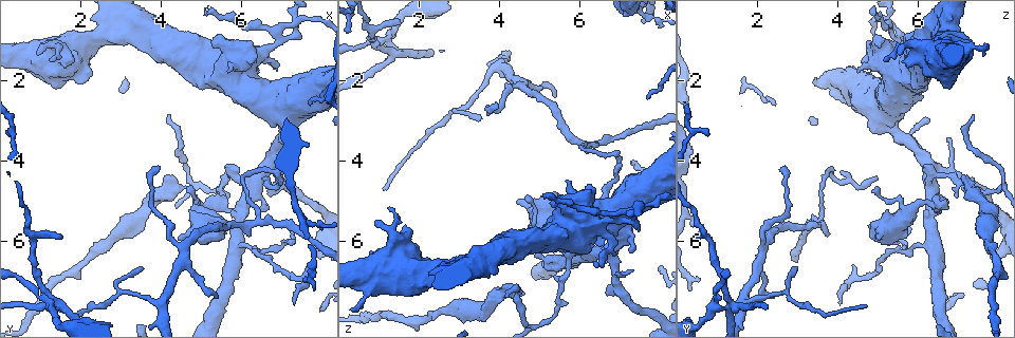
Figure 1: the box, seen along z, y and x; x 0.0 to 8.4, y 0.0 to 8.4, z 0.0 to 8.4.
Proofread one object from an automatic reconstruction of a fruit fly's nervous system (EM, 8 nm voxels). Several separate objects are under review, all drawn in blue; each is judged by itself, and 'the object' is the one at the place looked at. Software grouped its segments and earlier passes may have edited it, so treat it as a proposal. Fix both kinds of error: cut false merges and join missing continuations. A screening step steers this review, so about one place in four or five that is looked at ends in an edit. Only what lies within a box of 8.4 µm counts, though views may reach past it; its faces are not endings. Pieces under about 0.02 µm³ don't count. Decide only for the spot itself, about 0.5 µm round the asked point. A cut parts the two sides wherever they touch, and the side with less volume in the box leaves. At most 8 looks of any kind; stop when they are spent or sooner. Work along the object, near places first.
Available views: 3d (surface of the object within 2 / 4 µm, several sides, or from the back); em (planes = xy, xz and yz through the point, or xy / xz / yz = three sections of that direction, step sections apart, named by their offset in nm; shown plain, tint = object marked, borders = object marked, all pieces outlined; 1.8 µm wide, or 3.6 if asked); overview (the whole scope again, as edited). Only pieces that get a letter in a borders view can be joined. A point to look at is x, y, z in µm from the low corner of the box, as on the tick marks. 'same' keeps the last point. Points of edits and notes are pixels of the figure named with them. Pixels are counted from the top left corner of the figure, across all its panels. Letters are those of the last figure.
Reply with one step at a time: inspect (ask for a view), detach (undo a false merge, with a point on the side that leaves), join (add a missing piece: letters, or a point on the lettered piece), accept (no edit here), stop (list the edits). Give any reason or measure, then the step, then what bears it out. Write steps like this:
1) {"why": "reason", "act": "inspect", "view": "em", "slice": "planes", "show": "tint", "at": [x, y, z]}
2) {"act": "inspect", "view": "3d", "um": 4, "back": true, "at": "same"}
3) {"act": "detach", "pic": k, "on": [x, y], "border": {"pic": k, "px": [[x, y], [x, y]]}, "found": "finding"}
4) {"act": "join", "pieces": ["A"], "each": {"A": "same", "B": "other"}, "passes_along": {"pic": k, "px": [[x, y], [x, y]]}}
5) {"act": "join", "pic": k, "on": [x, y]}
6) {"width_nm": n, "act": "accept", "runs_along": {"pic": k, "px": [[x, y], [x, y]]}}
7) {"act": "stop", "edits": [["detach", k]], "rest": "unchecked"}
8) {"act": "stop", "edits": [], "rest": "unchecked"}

{"why": "free end", "act": "inspect", "view": "em", "um": 3.6, "slice": "yz", "step": 16, "show": "tint", "at": [4.70, 4.65, 7.30]}

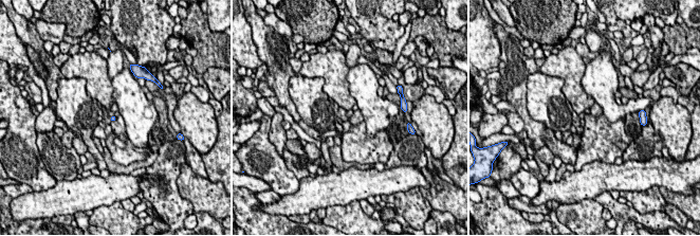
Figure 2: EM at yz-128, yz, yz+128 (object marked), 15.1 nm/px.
{"why": "another direction", "act": "inspect", "view": "em", "um": 3.6, "slice": "planes", "show": "borders", "at": "same"}

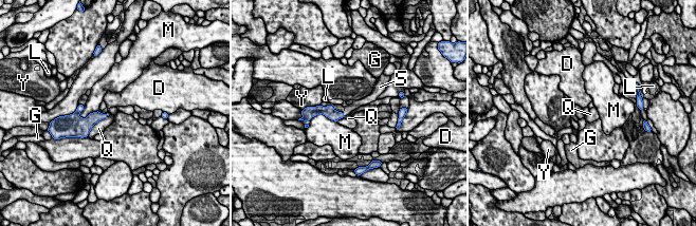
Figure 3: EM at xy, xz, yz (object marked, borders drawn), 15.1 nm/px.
{"act": "join", "pieces": ["S"], "each": {"D": "other", "G": "other", "L": "other", "M": "other", "Q": "other", "S": "same", "Y": "other"}, "passes_along": {"pic": 3, "px": [[328, 111], [344, 114], [356, 104]]}, "found": "the cell continues"}

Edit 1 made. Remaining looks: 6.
{"act": "inspect", "view": "overview"}

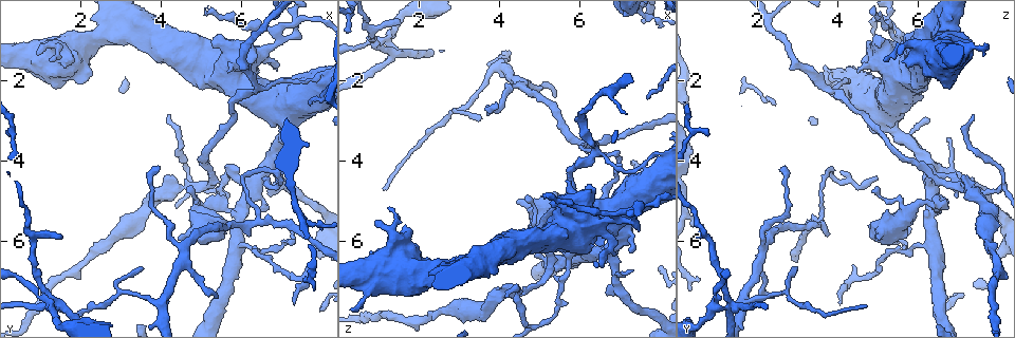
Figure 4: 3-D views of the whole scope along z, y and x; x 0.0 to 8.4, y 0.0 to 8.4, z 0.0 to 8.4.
{"act": "inspect", "view": "em", "slice": "planes", "show": "tint", "at": [6.35, 4.50, 6.30]}

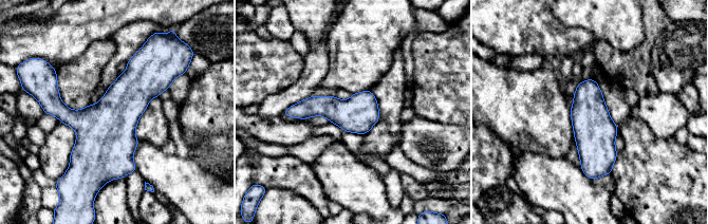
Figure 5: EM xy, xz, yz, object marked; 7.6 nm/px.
{"act": "inspect", "view": "em", "slice": "planes", "show": "borders", "at": "same"}

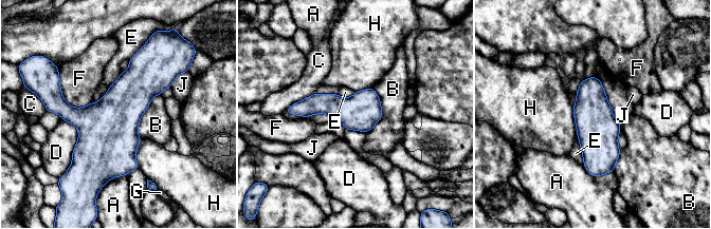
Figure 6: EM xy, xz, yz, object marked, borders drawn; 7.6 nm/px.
{"act": "accept", "each": {"A": "other", "B": "other", "C": "other", "D": "other", "E": "other", "F": "other", "G": "other", "H": "other", "J": "other"}, "border": {"pic": 6, "px": [[577, 137], [584, 164]]}, "found": "all the same cell"}

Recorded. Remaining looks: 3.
{"why": "three arms meet", "act": "inspect", "view": "3d", "um": 4, "at": [6.50, 2.20, 3.80]}

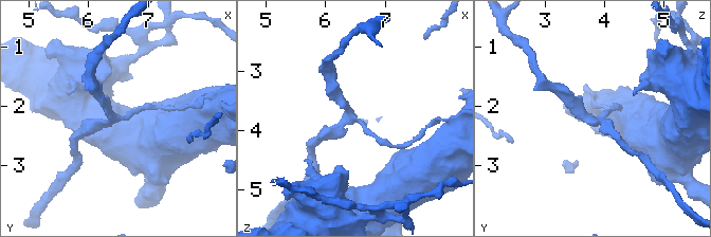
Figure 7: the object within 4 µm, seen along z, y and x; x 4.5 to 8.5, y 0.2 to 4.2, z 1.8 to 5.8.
{"arms": 3, "act": "inspect", "view": "em", "slice": "yz", "step": 8, "show": "tint", "at": [6.50, 2.20, 3.80]}

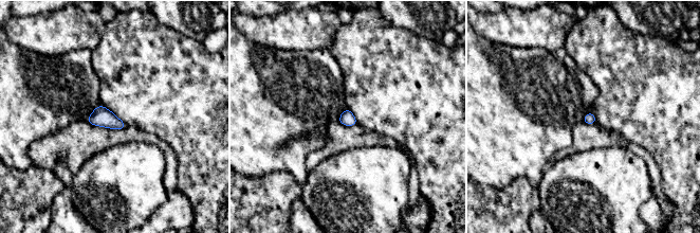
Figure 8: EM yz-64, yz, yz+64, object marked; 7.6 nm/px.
{"why": "another direction", "act": "inspect", "view": "em", "slice": "planes", "show": "borders", "at": "same"}

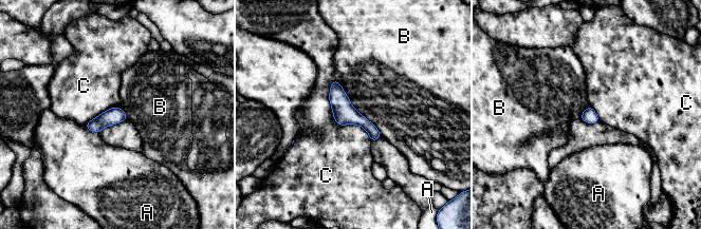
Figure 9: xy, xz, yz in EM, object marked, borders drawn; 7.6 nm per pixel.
{"longest_contact_nm": ["C", 550], "act": "accept", "each": {"A": "other", "B": "other", "C": "other"}, "border": {"pic": 9, "px": [[340, 86], [350, 103], [381, 135]]}, "found": "all the same cell"}

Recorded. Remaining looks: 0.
{"act": "stop", "edits": [["join", 3]], "rest": "unchecked"}

